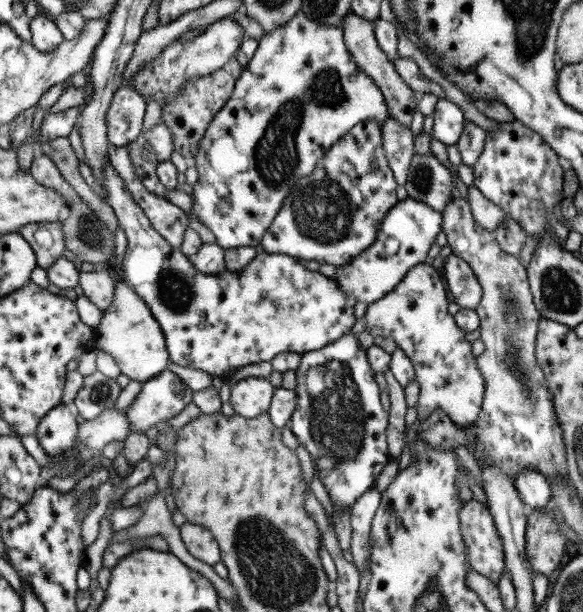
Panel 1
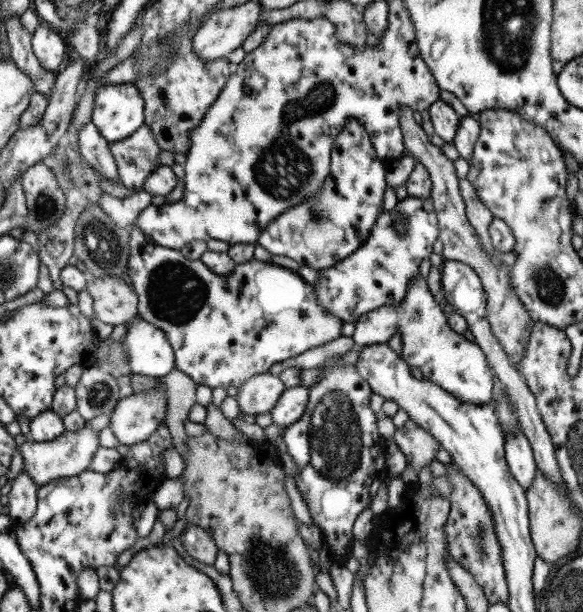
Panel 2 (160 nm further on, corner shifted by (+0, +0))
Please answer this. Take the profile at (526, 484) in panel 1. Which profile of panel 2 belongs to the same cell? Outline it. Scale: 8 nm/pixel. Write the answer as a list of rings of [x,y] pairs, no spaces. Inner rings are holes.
[[[509,432],[509,436],[504,438],[503,449],[510,475],[519,483],[521,488],[526,490],[531,484],[537,468],[525,436]]]

